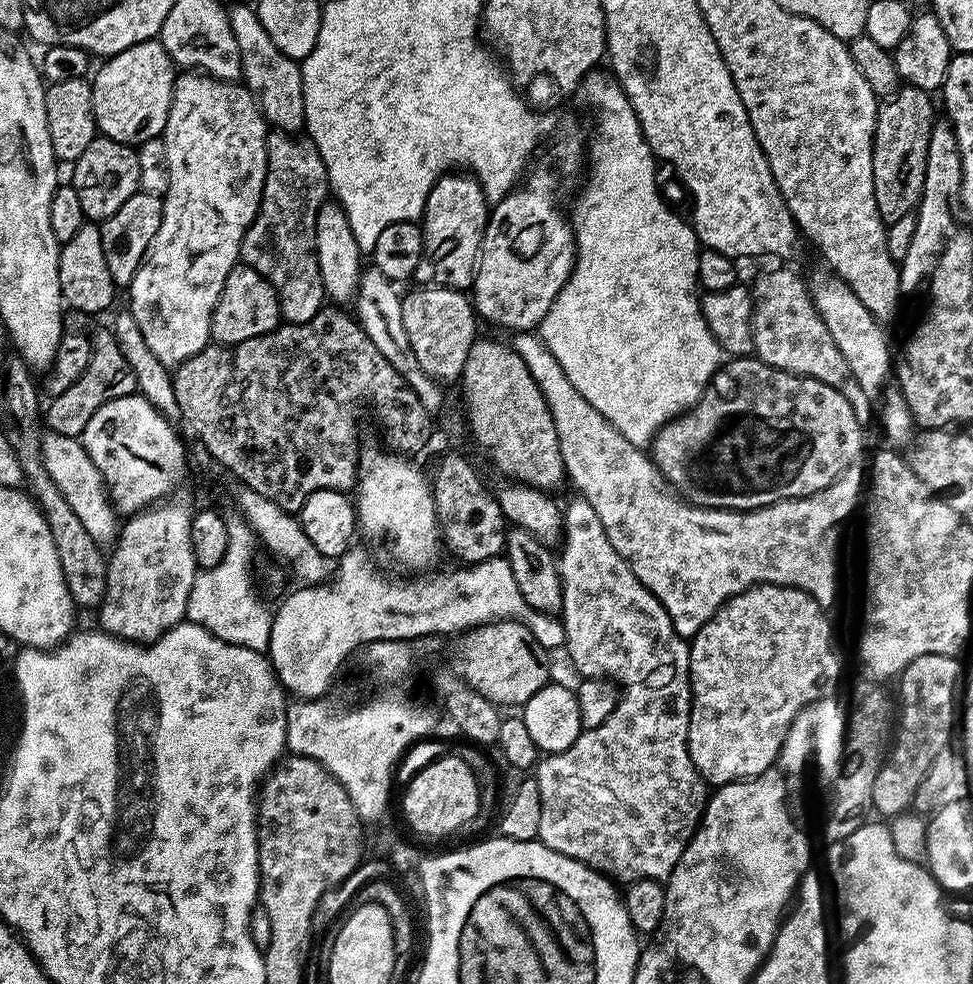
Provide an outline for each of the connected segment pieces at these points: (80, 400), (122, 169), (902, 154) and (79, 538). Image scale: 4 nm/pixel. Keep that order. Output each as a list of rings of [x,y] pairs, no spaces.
[[[108,330],[100,332],[97,336],[93,335],[91,341],[92,357],[82,378],[78,378],[78,382],[74,382],[74,386],[70,386],[70,390],[53,396],[47,401],[46,424],[48,416],[49,425],[47,424],[47,427],[58,434],[83,437],[90,418],[99,408],[106,406],[106,402],[110,402],[114,398],[133,395],[137,391],[136,373],[125,355],[119,350],[113,333]]]
[[[97,135],[86,146],[86,151],[71,165],[70,183],[78,190],[85,217],[92,222],[103,222],[122,207],[122,202],[140,191],[138,158],[136,148],[131,144],[114,142],[109,136]]]
[[[904,86],[895,96],[885,99],[876,113],[872,143],[874,198],[878,214],[885,225],[891,226],[898,222],[920,203],[926,174],[926,150],[930,146],[930,130],[934,119],[932,99],[929,93],[920,88]]]
[[[13,358],[4,368],[4,404],[8,407],[10,415],[16,419],[16,429],[9,431],[7,437],[12,444],[14,454],[24,471],[24,484],[30,491],[32,498],[36,501],[40,513],[44,515],[44,521],[48,523],[50,538],[54,538],[54,550],[58,554],[58,562],[62,566],[62,578],[70,590],[70,598],[77,609],[92,608],[99,609],[106,594],[106,574],[108,573],[108,562],[106,552],[103,552],[101,541],[90,538],[86,526],[70,510],[70,502],[62,498],[62,490],[54,486],[54,478],[46,470],[44,460],[38,451],[38,441],[41,439],[40,424],[36,419],[42,416],[41,393],[38,384],[34,381],[34,373],[31,368],[24,365],[24,361]]]

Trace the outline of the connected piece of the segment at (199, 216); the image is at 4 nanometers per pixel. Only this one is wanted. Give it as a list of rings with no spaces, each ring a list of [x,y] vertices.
[[[180,74],[176,77],[176,85],[172,87],[172,101],[170,102],[170,114],[166,118],[166,126],[162,133],[162,139],[166,146],[166,162],[170,170],[170,186],[168,193],[163,196],[164,217],[158,226],[158,234],[152,240],[150,255],[141,264],[134,274],[131,284],[127,285],[130,311],[134,321],[138,324],[138,330],[142,332],[146,344],[155,350],[162,348],[188,348],[189,353],[200,351],[208,347],[210,343],[210,318],[214,314],[214,306],[218,302],[218,294],[222,294],[222,286],[226,282],[229,270],[240,260],[240,243],[246,234],[246,230],[254,222],[254,218],[260,209],[260,199],[264,189],[266,178],[266,142],[270,128],[260,113],[260,105],[255,96],[248,91],[243,83],[230,80],[216,80],[213,76],[203,74]]]

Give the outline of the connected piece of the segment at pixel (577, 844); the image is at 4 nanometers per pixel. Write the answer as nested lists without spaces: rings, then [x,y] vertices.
[[[573,498],[568,505],[562,508],[562,543],[558,548],[558,563],[560,566],[560,581],[562,582],[562,619],[564,621],[564,648],[572,659],[574,667],[580,671],[581,677],[603,676],[612,681],[618,689],[618,699],[610,718],[602,722],[602,726],[590,728],[580,733],[579,738],[569,749],[562,753],[545,755],[537,763],[534,769],[534,778],[538,782],[540,801],[542,802],[542,822],[540,823],[539,841],[550,850],[558,854],[566,854],[578,862],[582,862],[587,868],[608,877],[613,882],[631,882],[633,880],[659,880],[667,881],[668,875],[674,870],[678,858],[686,850],[691,842],[692,835],[696,833],[696,825],[700,823],[700,817],[706,803],[706,785],[704,779],[698,774],[694,762],[688,753],[688,723],[690,722],[690,710],[692,709],[692,684],[688,681],[688,667],[690,658],[688,650],[689,641],[679,636],[656,598],[644,586],[638,582],[638,578],[630,570],[630,566],[614,550],[610,538],[606,538],[606,530],[594,514],[594,506],[590,502]]]

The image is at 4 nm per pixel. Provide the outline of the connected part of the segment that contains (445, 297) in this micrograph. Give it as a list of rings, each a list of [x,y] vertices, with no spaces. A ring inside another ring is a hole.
[[[416,286],[413,292],[400,297],[402,326],[406,326],[406,338],[410,338],[410,350],[418,358],[418,366],[441,386],[454,385],[461,379],[463,366],[470,348],[478,339],[478,317],[467,291],[458,288]]]

